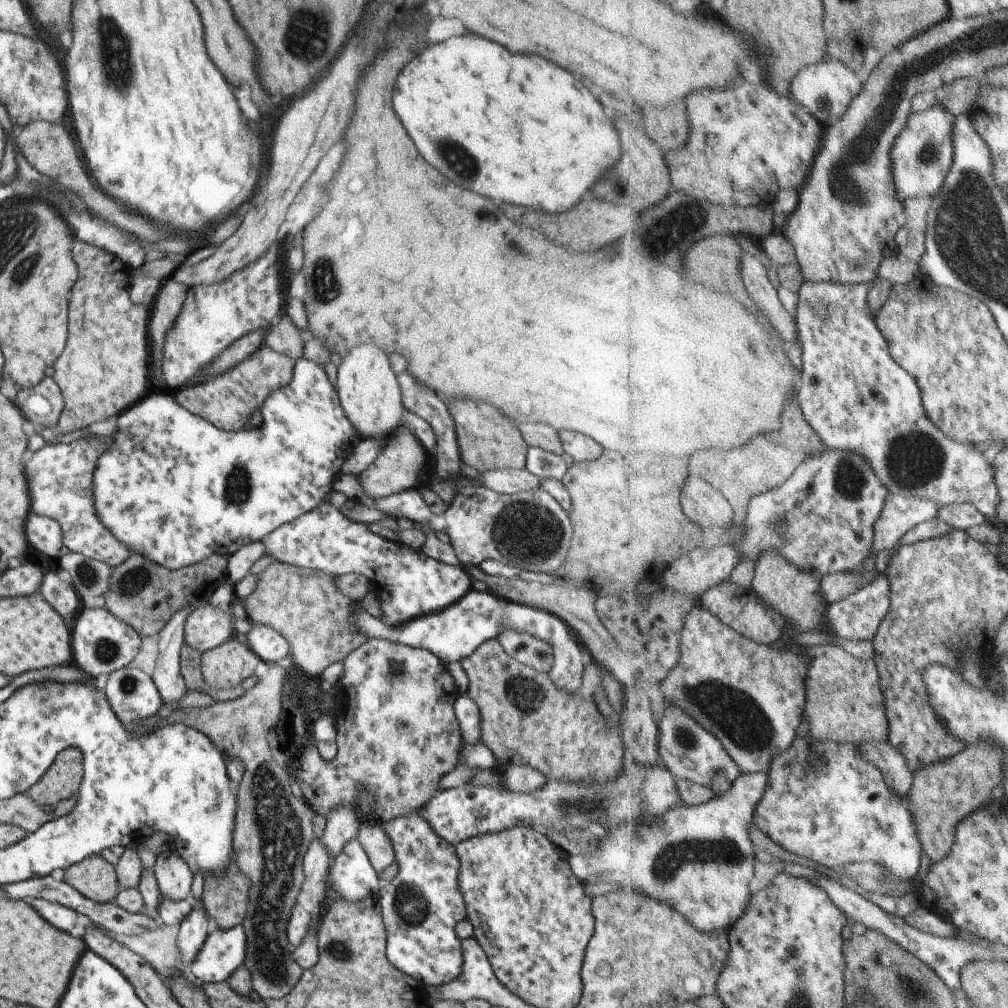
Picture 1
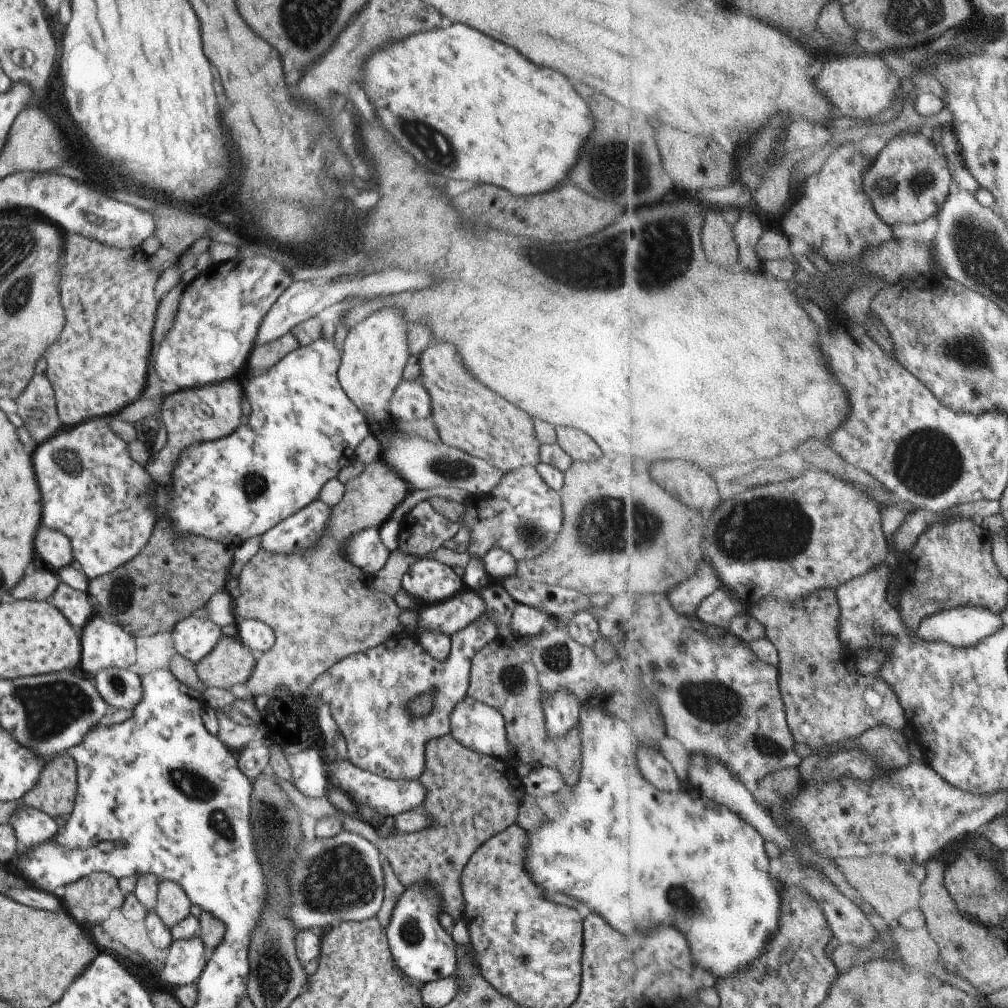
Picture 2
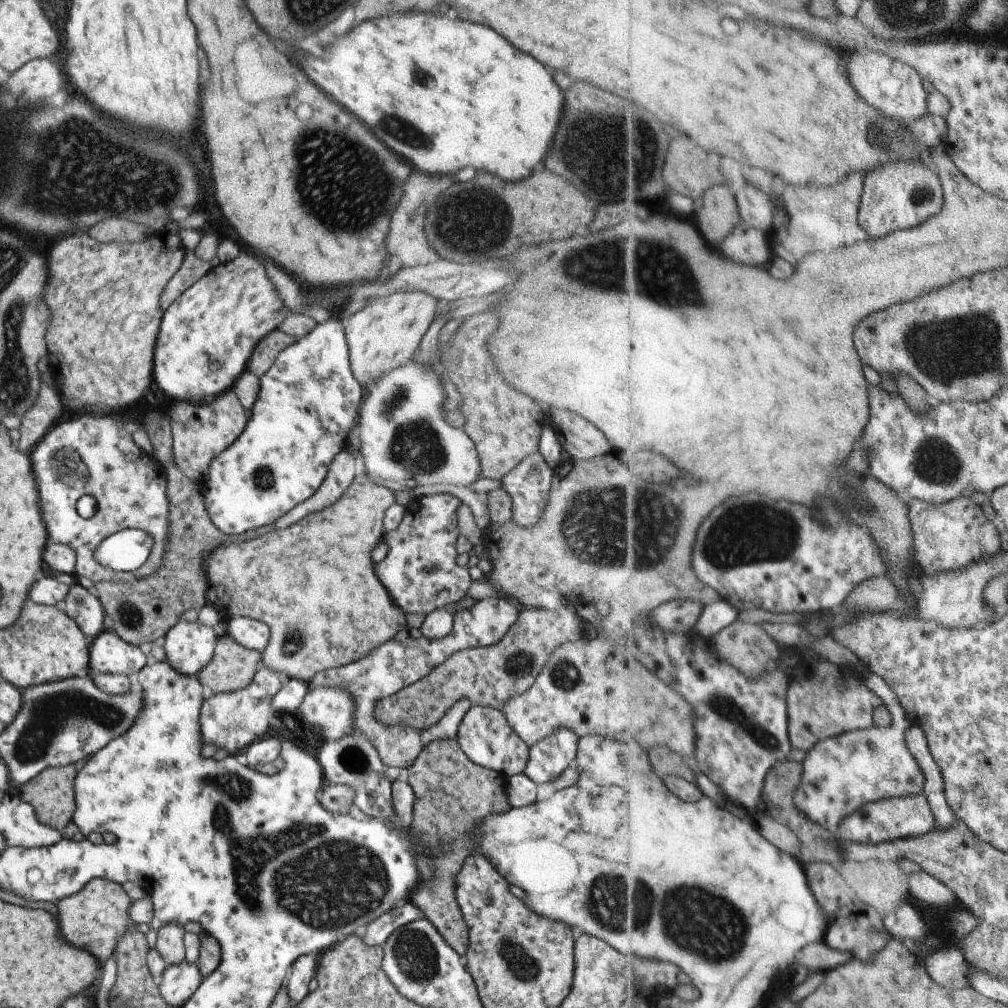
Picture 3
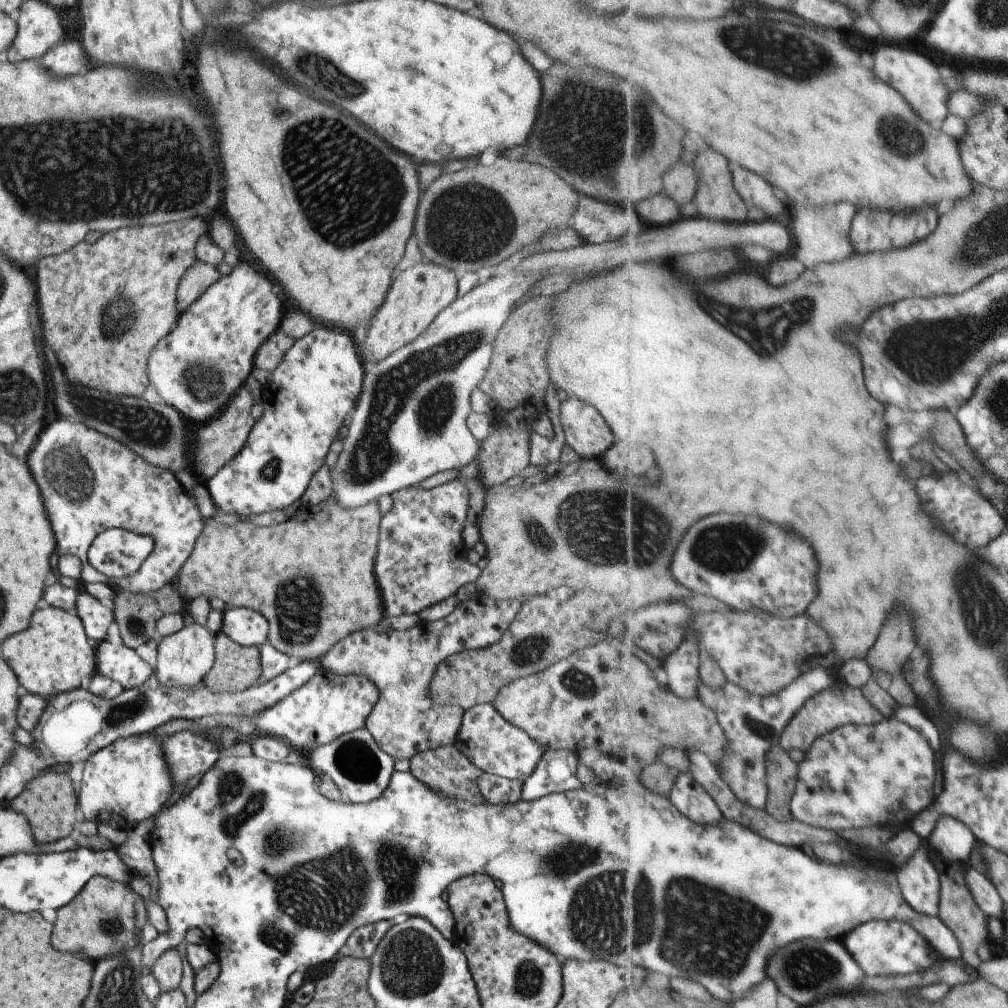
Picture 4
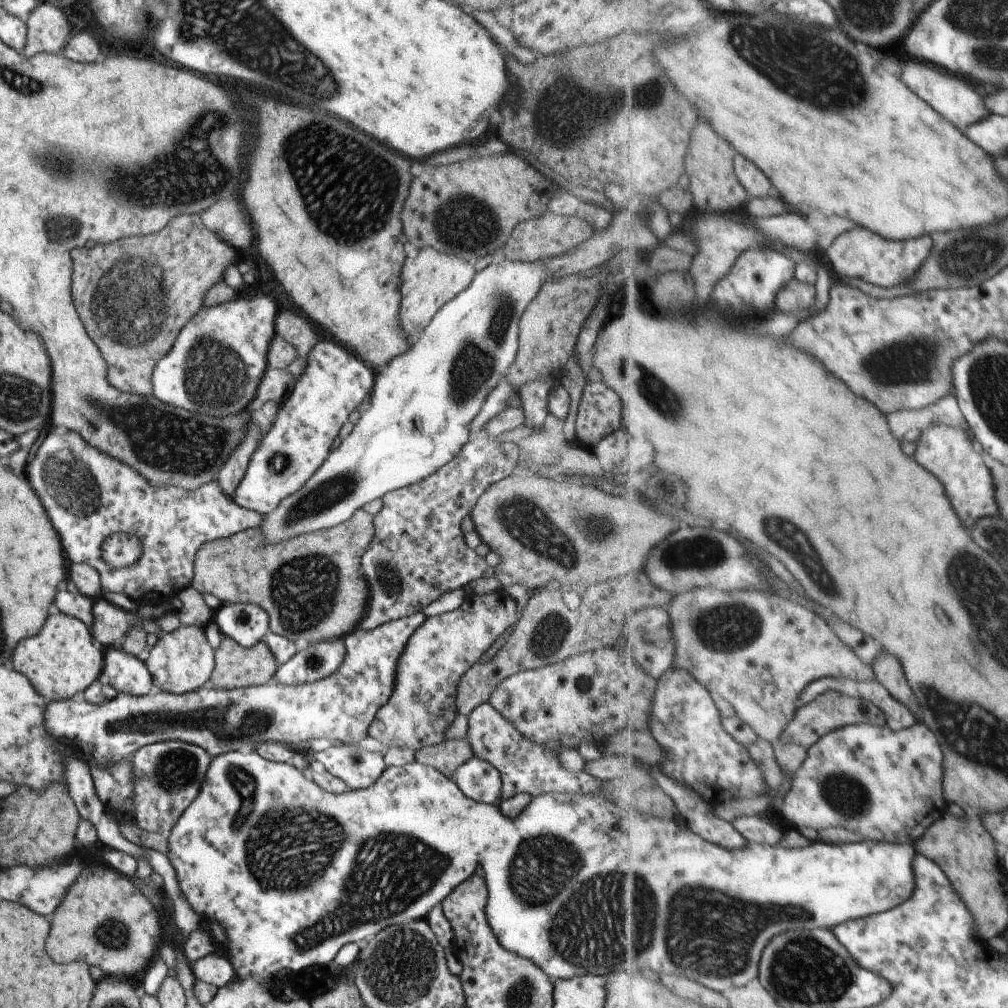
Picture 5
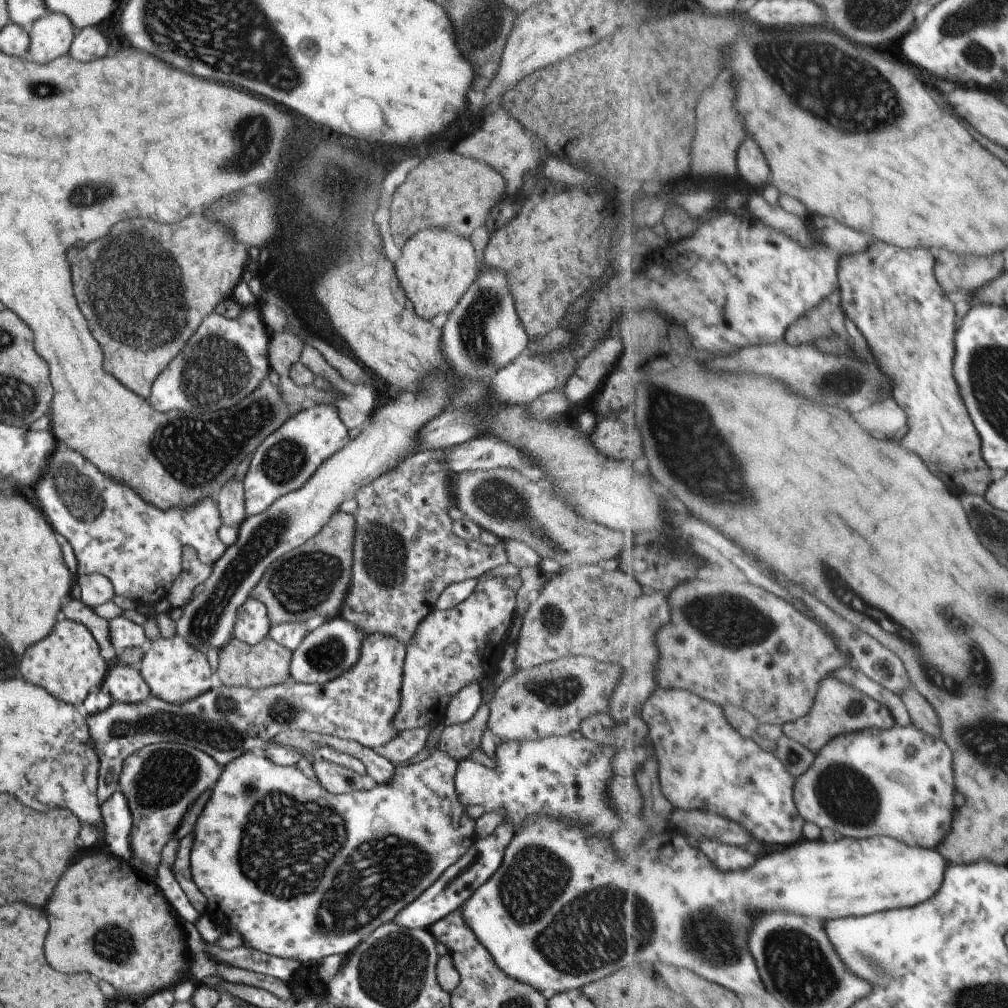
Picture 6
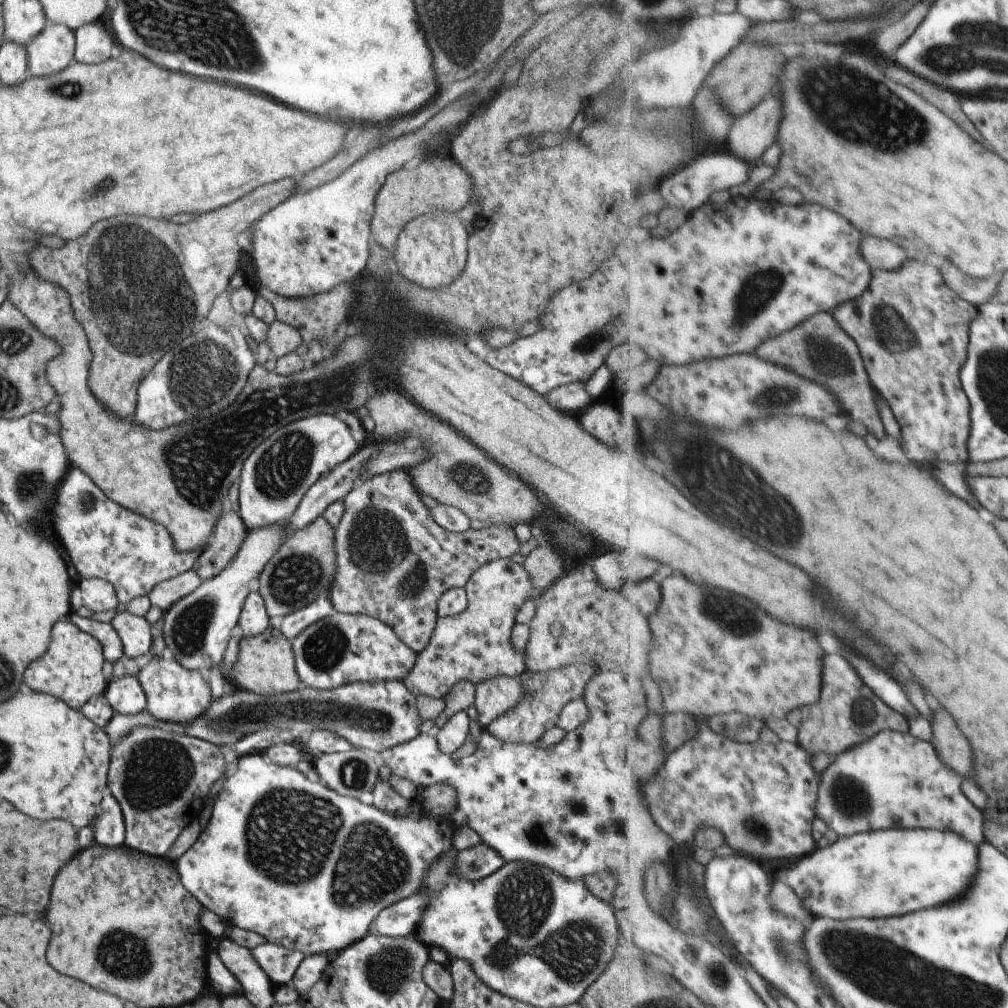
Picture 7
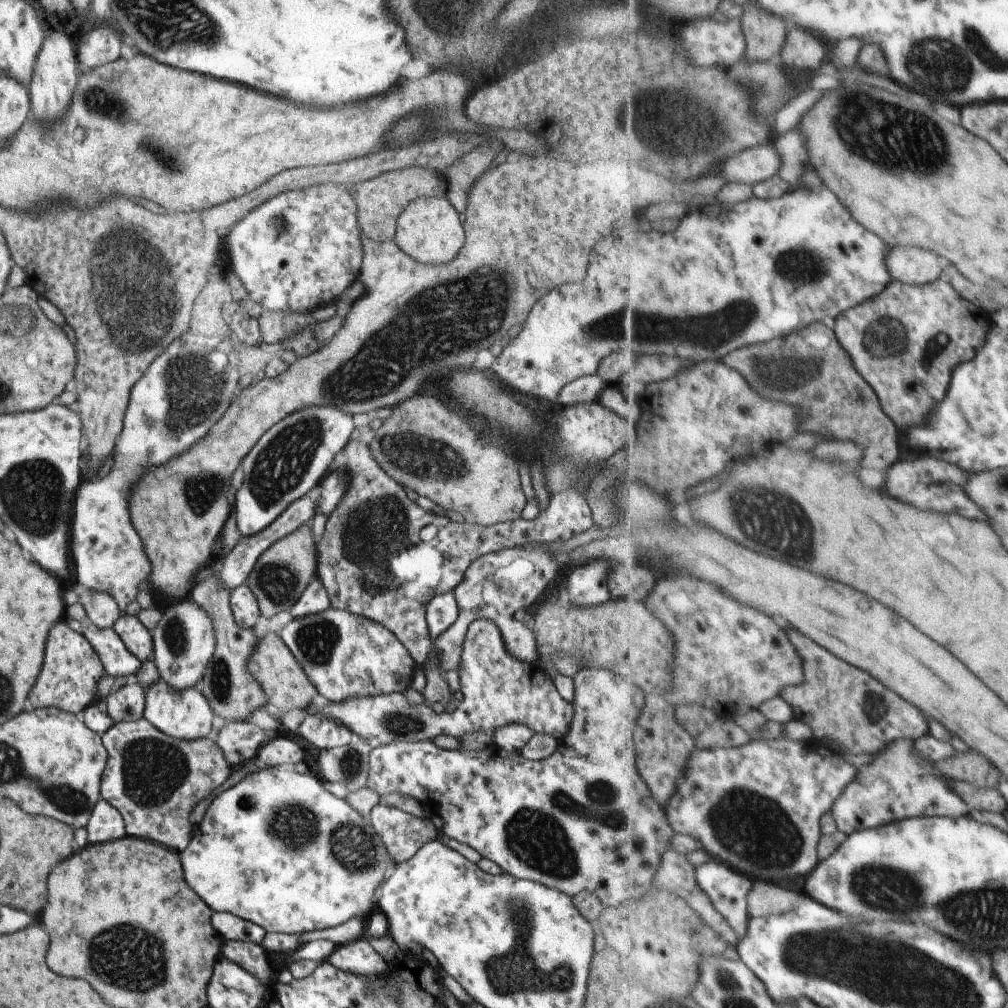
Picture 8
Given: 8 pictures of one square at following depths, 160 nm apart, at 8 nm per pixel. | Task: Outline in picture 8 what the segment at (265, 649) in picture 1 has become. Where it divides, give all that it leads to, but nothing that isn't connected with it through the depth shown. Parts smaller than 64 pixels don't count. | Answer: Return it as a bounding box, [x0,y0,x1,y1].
[228,584,260,629]

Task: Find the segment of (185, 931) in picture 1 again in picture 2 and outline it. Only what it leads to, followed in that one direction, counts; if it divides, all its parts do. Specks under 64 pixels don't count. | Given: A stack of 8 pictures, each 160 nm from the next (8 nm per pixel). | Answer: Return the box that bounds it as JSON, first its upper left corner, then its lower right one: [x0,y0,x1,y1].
[157,936,205,990]

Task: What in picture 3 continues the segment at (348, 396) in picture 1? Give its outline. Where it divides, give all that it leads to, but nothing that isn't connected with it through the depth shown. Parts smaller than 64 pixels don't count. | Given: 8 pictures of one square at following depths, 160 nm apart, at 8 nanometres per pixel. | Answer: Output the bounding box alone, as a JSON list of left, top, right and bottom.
[343,292,439,391]

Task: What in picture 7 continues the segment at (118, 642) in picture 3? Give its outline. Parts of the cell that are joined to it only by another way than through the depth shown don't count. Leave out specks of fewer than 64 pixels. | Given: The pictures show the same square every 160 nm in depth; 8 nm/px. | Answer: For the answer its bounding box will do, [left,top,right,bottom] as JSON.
[102,676,146,714]

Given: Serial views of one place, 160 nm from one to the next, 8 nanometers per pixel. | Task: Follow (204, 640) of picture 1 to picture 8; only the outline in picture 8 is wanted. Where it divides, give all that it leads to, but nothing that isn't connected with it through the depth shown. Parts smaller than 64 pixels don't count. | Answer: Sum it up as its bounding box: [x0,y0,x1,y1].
[142,679,212,741]

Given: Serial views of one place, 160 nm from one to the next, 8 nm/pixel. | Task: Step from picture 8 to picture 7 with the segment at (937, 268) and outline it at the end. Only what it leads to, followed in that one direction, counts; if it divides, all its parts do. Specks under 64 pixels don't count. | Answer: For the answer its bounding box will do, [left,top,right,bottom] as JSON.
[861,236,909,270]

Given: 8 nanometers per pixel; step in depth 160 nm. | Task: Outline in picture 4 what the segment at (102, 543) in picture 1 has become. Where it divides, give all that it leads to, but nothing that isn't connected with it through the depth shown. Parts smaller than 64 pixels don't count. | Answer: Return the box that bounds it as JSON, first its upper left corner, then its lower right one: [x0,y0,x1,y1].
[27,420,209,594]

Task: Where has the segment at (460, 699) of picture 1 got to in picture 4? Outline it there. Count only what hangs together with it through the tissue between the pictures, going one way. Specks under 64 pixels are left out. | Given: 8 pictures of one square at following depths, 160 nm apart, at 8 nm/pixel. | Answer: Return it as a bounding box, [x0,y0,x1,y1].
[453,703,545,782]

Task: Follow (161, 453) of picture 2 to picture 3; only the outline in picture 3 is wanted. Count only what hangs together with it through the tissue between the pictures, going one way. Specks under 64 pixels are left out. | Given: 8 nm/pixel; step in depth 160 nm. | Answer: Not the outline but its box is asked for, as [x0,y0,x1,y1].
[164,389,248,485]

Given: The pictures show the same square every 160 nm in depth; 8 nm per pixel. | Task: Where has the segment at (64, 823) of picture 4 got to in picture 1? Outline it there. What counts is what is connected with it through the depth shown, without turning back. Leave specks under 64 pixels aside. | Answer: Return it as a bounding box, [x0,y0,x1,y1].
[26,747,82,808]

